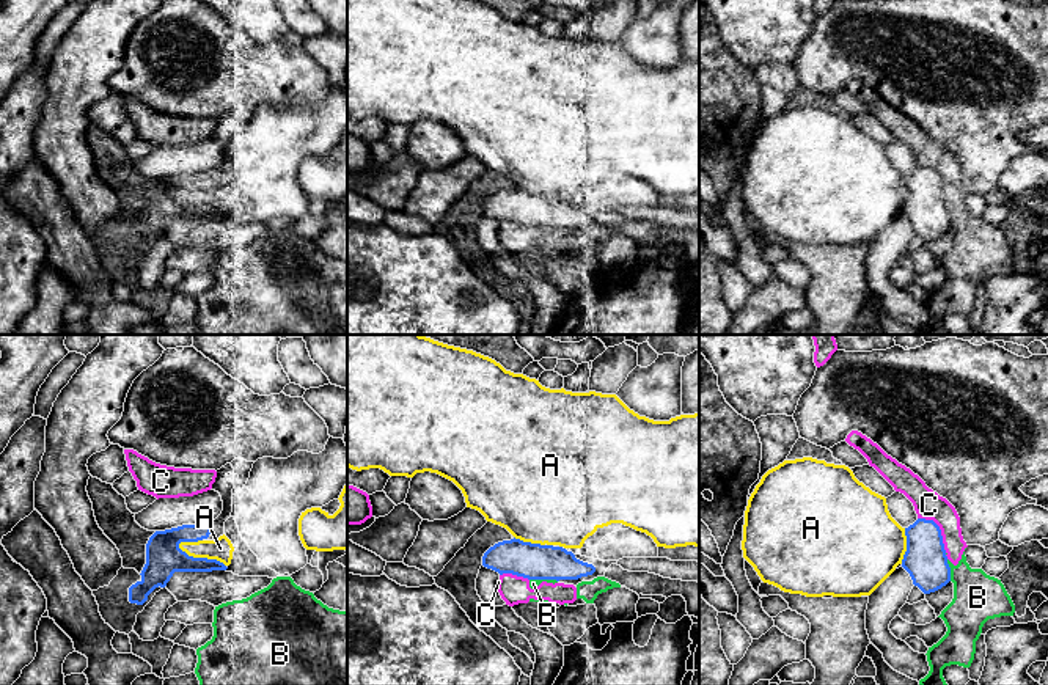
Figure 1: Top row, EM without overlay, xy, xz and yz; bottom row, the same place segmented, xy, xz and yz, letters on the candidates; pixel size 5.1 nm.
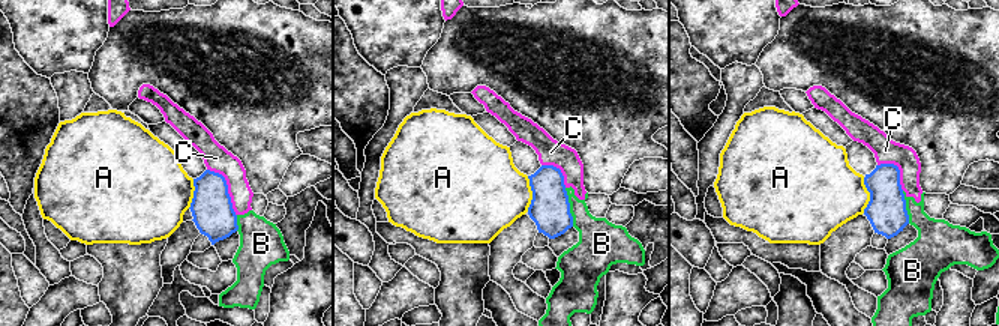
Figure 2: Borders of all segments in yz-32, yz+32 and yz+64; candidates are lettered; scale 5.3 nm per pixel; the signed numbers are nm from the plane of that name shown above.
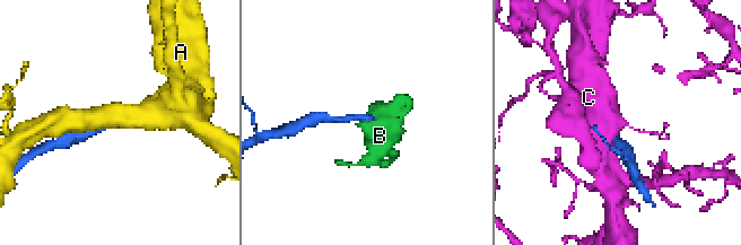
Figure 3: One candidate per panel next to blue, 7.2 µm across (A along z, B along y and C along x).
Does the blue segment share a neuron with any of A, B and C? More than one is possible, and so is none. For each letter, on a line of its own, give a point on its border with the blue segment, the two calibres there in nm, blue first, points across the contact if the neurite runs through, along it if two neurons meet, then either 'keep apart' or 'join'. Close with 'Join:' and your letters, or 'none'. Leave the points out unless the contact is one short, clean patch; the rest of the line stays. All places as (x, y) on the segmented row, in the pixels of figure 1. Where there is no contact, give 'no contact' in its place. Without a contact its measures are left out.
A: meets blue in xy at (201, 558); 190 nm thick on the blue side, 120 nm on the other; border along xy (178, 544), (189, 555), (216, 558), (225, 566); keep apart
B: meets blue in yz at (949, 571); 220 nm thick on the blue side, 260 nm on the other; border along yz (946, 560), (951, 569), (951, 580); keep apart
C: meets blue in yz at (940, 530); 220 nm thick on the blue side, 150 nm on the other; keep apart
Join: none

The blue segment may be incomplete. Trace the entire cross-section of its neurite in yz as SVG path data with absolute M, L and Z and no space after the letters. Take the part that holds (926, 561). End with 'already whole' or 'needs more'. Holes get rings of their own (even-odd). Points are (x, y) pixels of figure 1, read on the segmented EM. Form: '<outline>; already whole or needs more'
M918 518L905 528L907 551L902 567L924 594L935 592L951 581L951 567L940 526L933 520Z; already whole

